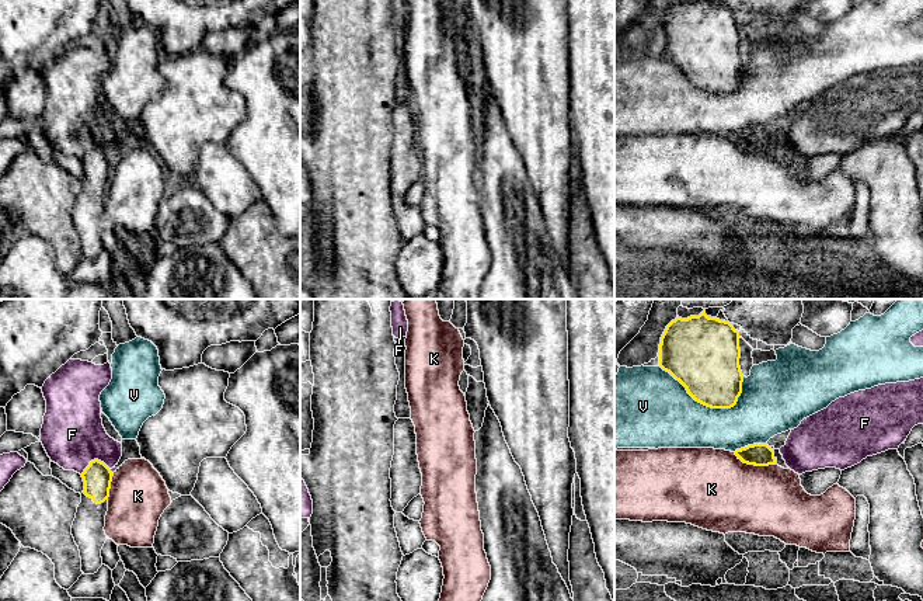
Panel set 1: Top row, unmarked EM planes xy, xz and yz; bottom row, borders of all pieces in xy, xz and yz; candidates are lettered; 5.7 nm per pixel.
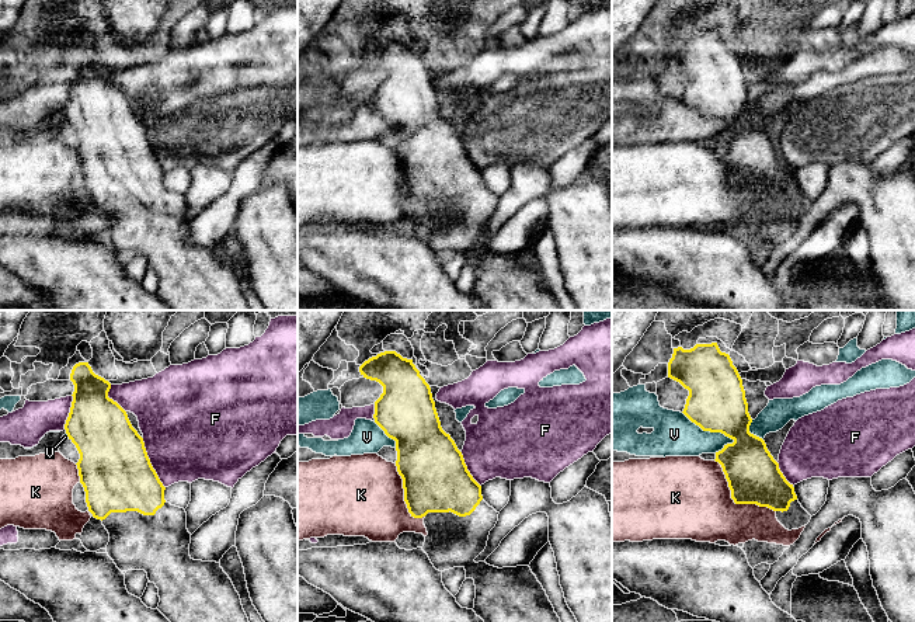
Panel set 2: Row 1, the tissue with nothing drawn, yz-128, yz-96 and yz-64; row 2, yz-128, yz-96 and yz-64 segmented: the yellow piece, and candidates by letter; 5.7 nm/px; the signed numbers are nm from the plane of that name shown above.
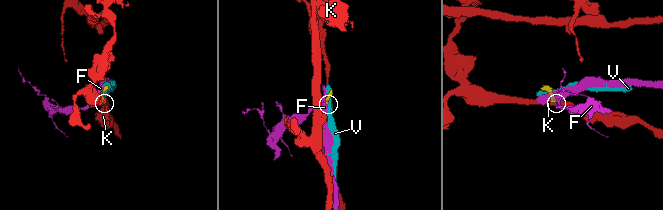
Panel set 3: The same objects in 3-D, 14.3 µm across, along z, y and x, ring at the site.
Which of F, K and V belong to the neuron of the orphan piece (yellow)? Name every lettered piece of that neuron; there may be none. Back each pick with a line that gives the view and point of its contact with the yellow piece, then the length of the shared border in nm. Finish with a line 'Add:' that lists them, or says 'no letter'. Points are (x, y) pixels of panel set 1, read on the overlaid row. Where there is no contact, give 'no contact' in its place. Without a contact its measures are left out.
Add: no letter

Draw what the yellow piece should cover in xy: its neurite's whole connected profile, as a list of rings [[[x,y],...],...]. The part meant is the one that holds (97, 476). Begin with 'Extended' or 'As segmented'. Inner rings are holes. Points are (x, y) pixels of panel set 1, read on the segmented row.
Extended. [[[98,459],[91,461],[81,473],[84,490],[72,535],[80,550],[84,574],[94,574],[102,566],[101,549],[108,539],[104,527],[112,476],[111,469]]]

